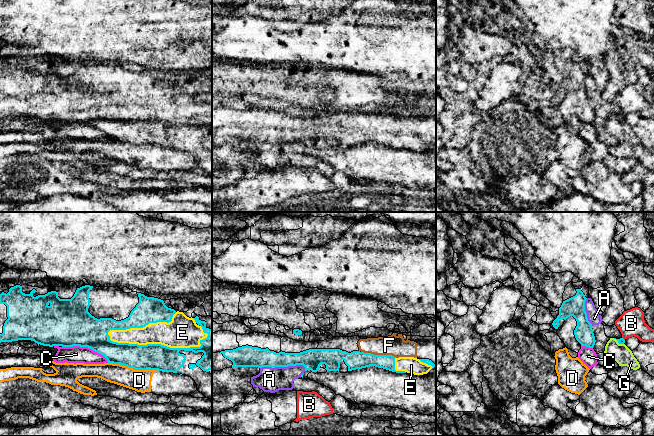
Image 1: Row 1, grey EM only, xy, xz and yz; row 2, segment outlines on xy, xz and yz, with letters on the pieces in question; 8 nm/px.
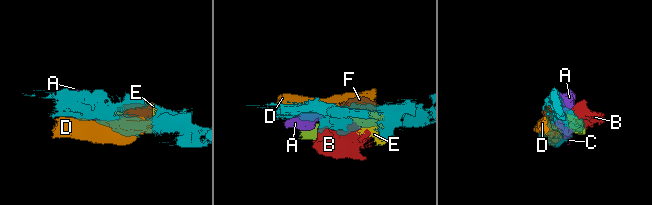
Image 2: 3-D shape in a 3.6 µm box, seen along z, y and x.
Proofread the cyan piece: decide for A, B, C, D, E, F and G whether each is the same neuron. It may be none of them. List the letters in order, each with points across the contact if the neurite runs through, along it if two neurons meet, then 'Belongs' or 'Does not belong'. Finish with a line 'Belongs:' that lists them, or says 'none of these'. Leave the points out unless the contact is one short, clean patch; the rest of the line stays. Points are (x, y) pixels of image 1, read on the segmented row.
A: Belongs
B: Does not belong
C: Does not belong
D: Does not belong
E: Does not belong
F: Does not belong
G: Does not belong
Belongs: A

